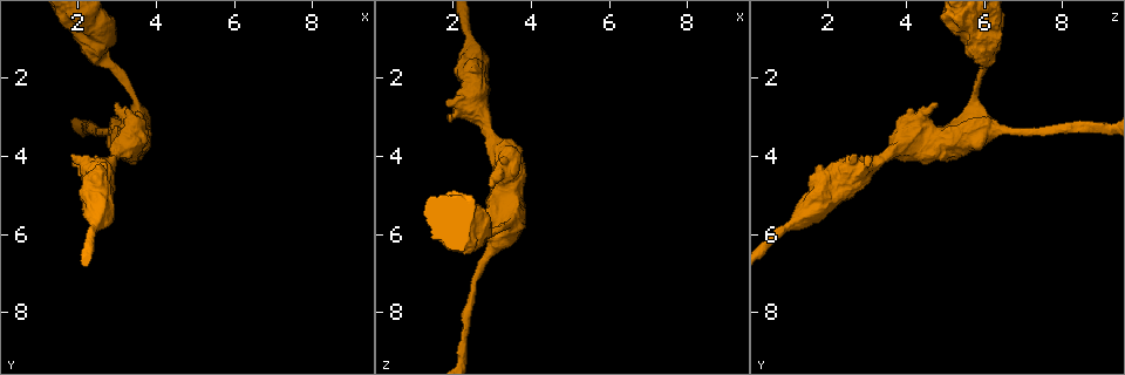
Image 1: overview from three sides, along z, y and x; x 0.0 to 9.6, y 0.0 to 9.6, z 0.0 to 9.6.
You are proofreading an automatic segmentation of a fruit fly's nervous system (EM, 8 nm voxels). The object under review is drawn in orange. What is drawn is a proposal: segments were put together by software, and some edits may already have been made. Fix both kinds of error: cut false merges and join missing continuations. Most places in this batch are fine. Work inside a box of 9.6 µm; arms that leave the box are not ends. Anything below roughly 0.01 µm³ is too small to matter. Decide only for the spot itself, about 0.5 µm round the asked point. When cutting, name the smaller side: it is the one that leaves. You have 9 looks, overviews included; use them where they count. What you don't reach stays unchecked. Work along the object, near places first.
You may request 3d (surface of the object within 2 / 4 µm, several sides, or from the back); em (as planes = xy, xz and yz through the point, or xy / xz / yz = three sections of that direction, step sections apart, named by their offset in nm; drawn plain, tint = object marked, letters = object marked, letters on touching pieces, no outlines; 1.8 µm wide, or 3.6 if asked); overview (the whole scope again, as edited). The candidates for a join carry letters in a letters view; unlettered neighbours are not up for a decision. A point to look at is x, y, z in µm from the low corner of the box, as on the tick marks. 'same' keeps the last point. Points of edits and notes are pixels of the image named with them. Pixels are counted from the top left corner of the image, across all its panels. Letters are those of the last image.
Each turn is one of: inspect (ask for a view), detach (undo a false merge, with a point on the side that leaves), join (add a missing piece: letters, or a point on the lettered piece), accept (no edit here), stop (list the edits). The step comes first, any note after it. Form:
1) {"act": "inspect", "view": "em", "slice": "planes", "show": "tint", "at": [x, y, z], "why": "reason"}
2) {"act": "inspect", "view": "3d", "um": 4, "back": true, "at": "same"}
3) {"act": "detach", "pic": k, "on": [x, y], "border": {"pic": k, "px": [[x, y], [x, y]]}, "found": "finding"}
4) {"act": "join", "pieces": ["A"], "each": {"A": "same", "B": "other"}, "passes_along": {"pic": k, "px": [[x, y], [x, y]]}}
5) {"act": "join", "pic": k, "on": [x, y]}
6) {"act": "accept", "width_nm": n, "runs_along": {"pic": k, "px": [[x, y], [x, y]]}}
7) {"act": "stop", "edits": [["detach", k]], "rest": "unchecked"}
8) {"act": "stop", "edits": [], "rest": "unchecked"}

{"act": "inspect", "view": "em", "um": 3.6, "slice": "yz", "step": 8, "show": "tint", "at": [2.50, 5.65, 1.20], "why": "calibre changes"}

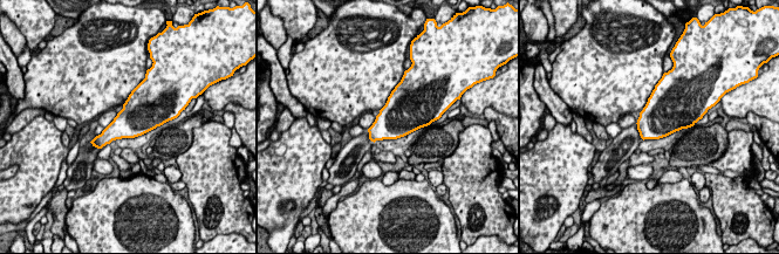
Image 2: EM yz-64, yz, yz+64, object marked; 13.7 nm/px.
{"act": "inspect", "view": "em", "um": 3.6, "slice": "planes", "show": "letters", "at": "same", "why": "another direction"}

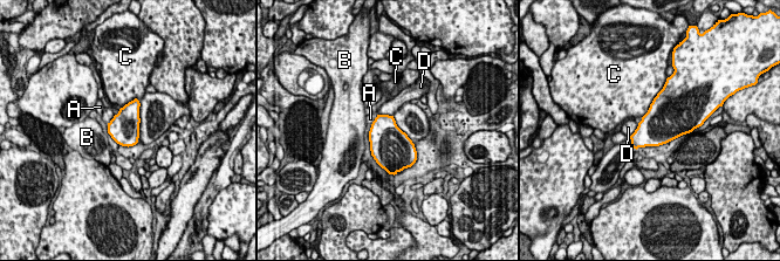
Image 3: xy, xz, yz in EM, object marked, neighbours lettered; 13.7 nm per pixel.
{"act": "accept", "each": {"A": "other", "B": "other", "C": "other", "D": "other"}, "found": "all the same neuron"}

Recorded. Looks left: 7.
{"act": "inspect", "view": "em", "slice": "xy", "step": 4, "show": "letters", "at": [2.70, 3.75, 5.95], "why": "free end"}

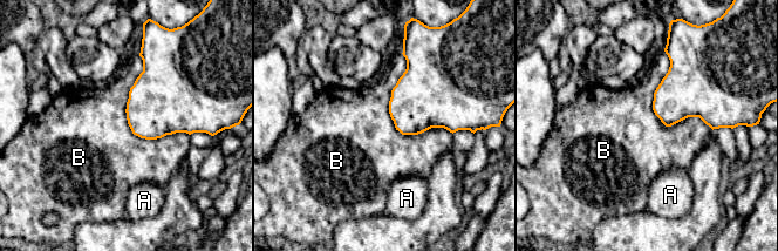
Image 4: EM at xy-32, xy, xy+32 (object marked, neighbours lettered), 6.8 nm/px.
{"act": "accept", "each": {"A": "other", "B": "other"}, "border": {"pic": 4, "px": [[138, 55], [130, 130], [189, 135]]}, "found": "none of them fits"}

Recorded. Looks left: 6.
{"act": "inspect", "view": "3d", "um": 4, "at": [1.95, 4.05, 3.05], "why": "branch stops here"}

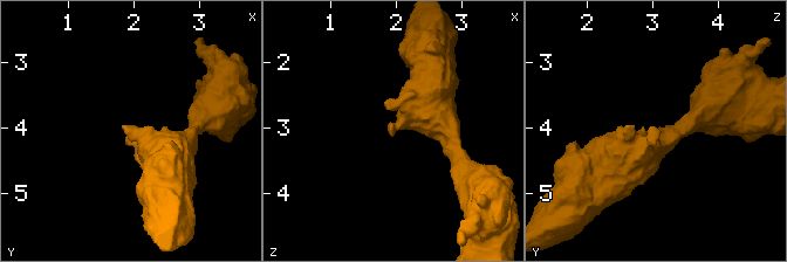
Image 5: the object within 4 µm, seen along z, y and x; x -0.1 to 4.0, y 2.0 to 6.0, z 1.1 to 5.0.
{"act": "inspect", "view": "em", "slice": "xz", "step": 16, "show": "letters", "at": [1.90, 4.05, 3.00], "why": "shape alone is not enough"}

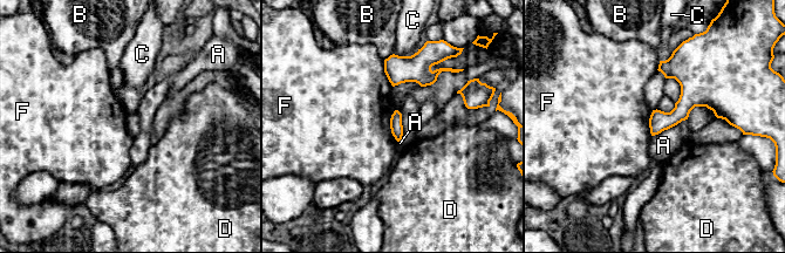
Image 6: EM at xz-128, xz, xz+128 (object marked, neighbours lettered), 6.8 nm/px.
{"act": "accept", "each": {"A": "other", "B": "other", "C": "other", "D": "other", "F": "other"}, "border": {"pic": 6, "px": [[394, 110], [390, 132], [397, 142]]}, "found": "none of them fits"}

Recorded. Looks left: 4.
{"act": "inspect", "view": "em", "slice": "planes", "show": "plain", "at": [3.50, 2.85, 4.45], "why": "an open end"}

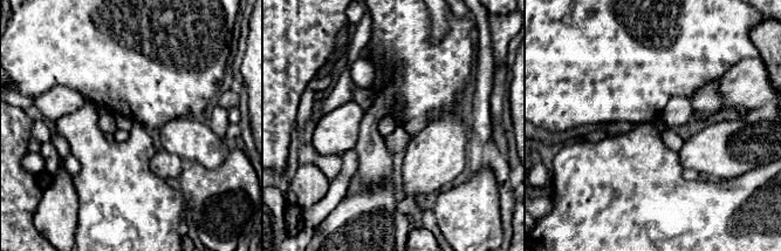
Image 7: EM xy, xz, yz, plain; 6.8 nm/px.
{"act": "inspect", "view": "em", "slice": "planes", "show": "letters", "at": "same", "why": "what lies round it"}

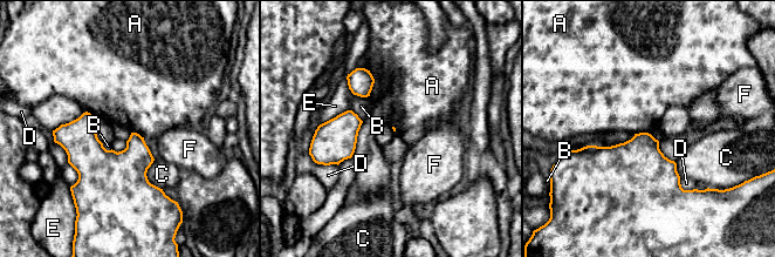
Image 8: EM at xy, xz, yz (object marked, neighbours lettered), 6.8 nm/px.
{"act": "accept", "each": {"A": "other", "B": "other", "C": "other", "D": "other", "E": "other", "F": "other"}, "border": {"pic": 8, "px": [[354, 94], [367, 97]]}, "found": "no lettered piece goes on from it"}

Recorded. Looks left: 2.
{"act": "stop", "edits": [], "rest": "unchecked"}

